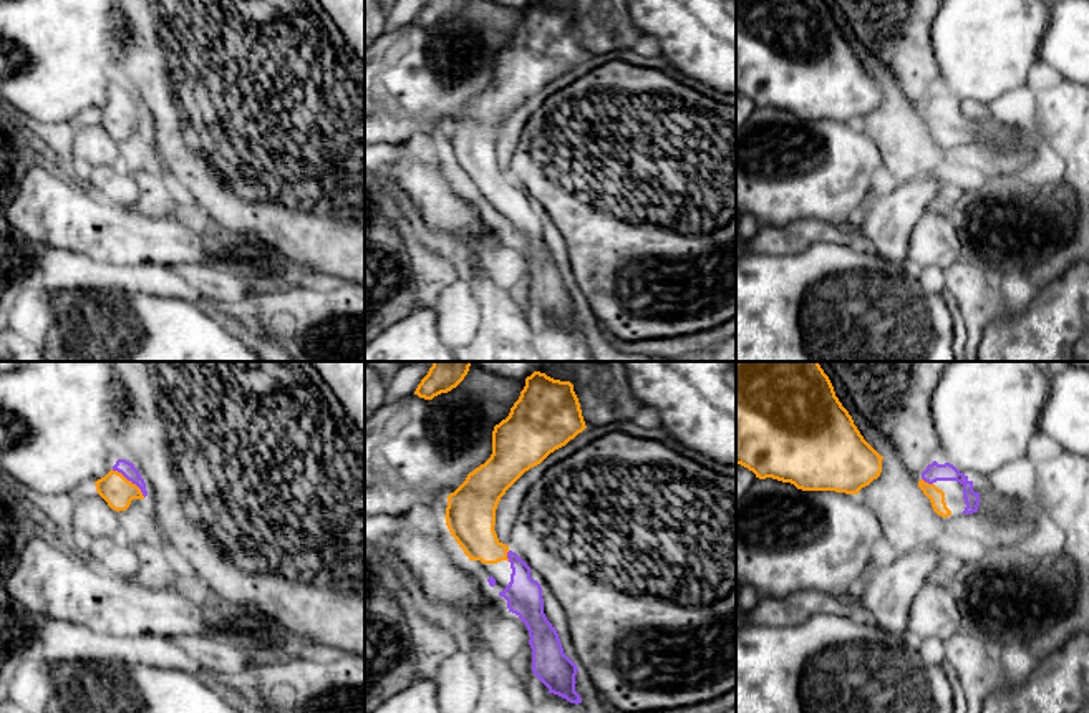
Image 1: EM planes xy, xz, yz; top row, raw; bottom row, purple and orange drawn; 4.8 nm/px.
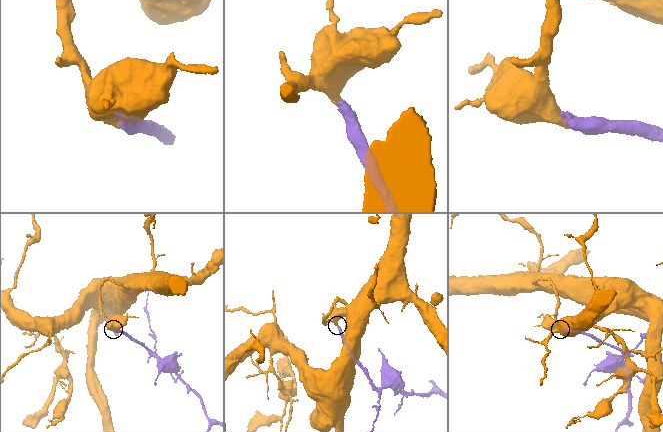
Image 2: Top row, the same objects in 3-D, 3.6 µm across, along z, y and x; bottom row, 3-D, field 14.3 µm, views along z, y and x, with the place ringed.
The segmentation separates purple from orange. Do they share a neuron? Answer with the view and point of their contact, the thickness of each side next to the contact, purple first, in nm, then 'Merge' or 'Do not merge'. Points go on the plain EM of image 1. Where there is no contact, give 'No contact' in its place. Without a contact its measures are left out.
Touches purple at xy (130, 108). Thickness 70 nm (purple) against 150 nm. Merge

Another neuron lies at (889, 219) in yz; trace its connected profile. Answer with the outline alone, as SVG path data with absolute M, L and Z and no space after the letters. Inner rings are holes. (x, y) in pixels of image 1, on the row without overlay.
M932 179L902 181L893 191L880 196L867 194L867 212L857 237L869 240L872 250L897 265L908 265L908 237L925 212L938 184Z

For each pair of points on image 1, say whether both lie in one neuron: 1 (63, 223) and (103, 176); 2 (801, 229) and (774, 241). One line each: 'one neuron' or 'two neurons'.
1: two neurons
2: one neuron

